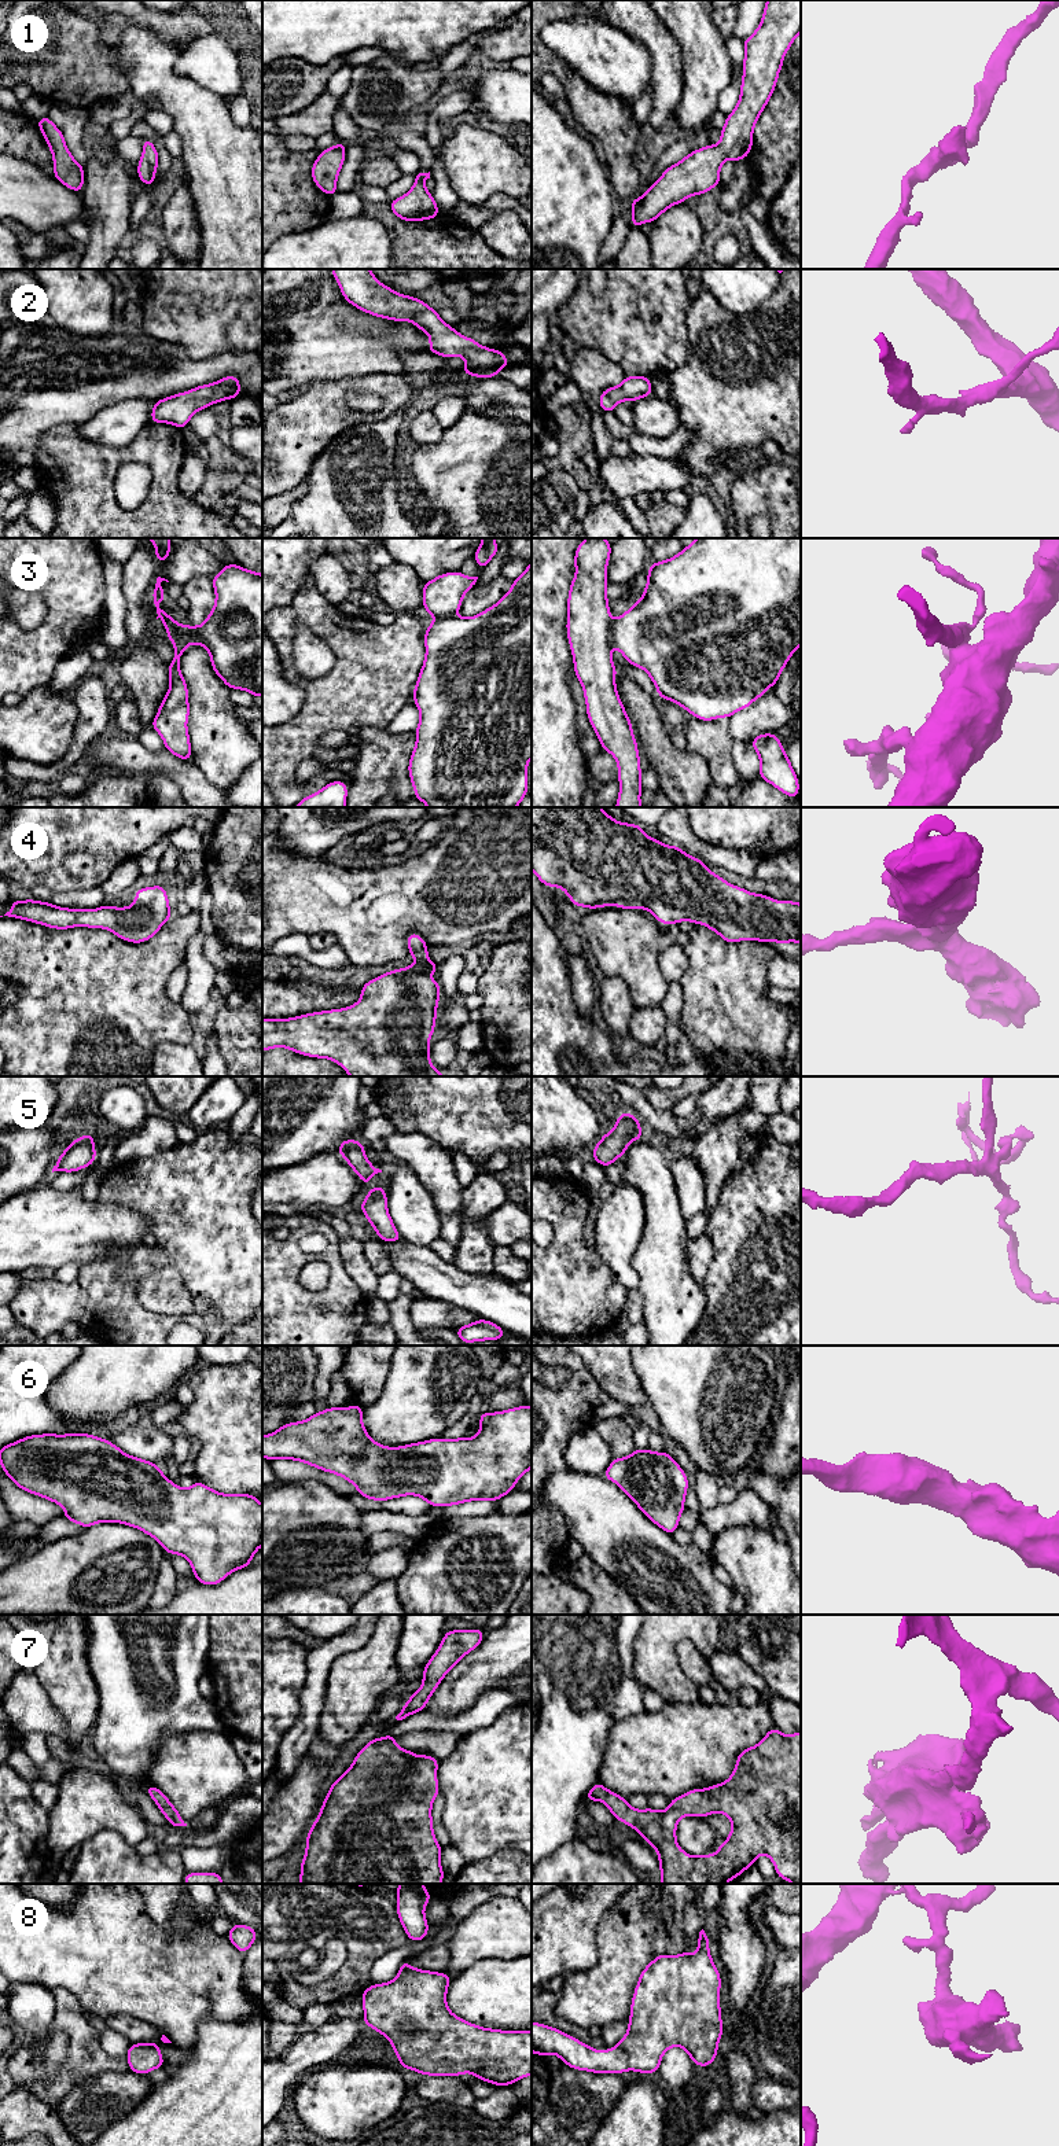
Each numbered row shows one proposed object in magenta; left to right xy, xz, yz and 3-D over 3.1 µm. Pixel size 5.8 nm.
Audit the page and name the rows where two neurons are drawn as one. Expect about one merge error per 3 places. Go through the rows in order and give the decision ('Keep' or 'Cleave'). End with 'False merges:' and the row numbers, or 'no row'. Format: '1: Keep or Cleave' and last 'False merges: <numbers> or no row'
1: Keep
2: Keep
3: Cleave
4: Keep
5: Keep
6: Keep
7: Keep
8: Keep
False merges: 3

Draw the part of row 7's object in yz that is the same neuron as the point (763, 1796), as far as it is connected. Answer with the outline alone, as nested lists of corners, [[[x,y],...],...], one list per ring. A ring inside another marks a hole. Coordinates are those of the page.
[[[773,1726],[755,1746],[738,1755],[736,1767],[725,1782],[672,1799],[665,1811],[636,1810],[599,1781],[585,1800],[603,1801],[615,1819],[637,1830],[657,1849],[661,1884],[727,1884],[755,1865],[758,1855],[771,1858],[779,1878],[801,1884],[801,1731],[784,1735]],[[713,1812],[729,1818],[729,1837],[714,1855],[688,1855],[677,1845],[677,1822],[685,1815],[706,1818]]]

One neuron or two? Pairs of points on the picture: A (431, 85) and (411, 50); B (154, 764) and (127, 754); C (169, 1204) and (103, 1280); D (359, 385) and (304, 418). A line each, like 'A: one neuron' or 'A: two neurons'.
A: two neurons
B: one neuron
C: one neuron
D: one neuron

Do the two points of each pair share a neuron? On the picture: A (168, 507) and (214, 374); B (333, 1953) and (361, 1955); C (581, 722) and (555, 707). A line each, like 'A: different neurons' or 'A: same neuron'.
A: different neurons
B: different neurons
C: different neurons

